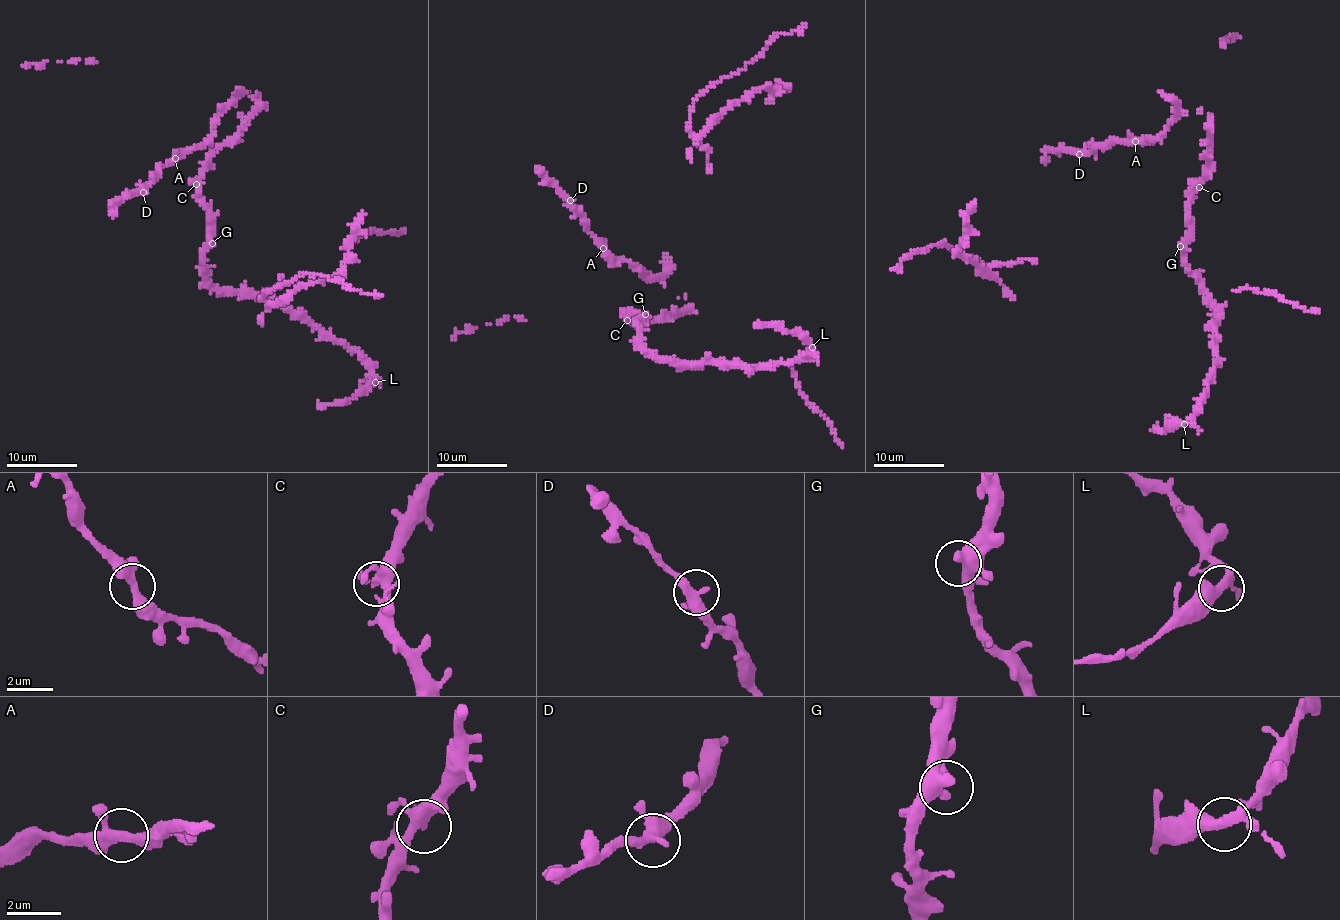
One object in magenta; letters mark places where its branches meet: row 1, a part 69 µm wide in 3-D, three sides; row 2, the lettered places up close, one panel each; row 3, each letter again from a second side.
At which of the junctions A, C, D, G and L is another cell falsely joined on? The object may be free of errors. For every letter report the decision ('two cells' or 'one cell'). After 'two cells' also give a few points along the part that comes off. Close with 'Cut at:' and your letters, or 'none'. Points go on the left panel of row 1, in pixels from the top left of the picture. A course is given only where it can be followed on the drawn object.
A: one cell
C: one cell
D: one cell
G: one cell
L: one cell
Cut at: none

